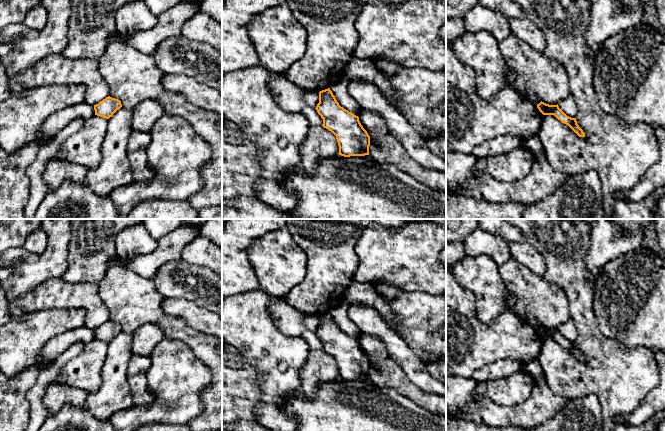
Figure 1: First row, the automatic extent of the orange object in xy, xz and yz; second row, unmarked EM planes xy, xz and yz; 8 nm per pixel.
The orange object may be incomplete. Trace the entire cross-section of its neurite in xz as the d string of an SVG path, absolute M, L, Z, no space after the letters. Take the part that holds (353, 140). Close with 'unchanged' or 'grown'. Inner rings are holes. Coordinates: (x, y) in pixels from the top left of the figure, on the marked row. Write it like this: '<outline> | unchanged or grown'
M330 88L319 92L319 103L315 109L323 119L322 126L336 136L339 155L369 155L370 136L359 117L341 107Z | unchanged

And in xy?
M110 96L94 105L95 115L109 119L122 107L121 101Z | unchanged

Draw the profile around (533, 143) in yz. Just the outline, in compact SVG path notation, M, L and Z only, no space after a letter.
M538 135L532 136L522 143L528 150L531 151L531 153L534 155L534 157L537 159L541 153L543 152L543 146L541 144L541 140Z

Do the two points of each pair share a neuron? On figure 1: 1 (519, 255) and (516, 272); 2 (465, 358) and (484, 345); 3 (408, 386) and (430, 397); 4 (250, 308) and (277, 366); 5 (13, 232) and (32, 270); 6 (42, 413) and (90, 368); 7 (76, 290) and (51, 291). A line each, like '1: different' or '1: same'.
1: different
2: same
3: same
4: same
5: different
6: different
7: same

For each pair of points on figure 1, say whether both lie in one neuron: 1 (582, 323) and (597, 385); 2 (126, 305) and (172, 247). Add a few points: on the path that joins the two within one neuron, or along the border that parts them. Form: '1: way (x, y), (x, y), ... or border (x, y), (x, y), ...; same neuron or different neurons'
1: way (590, 338), (590, 341), (597, 348), (597, 370); same neuron
2: border (126, 267), (150, 279); different neurons

